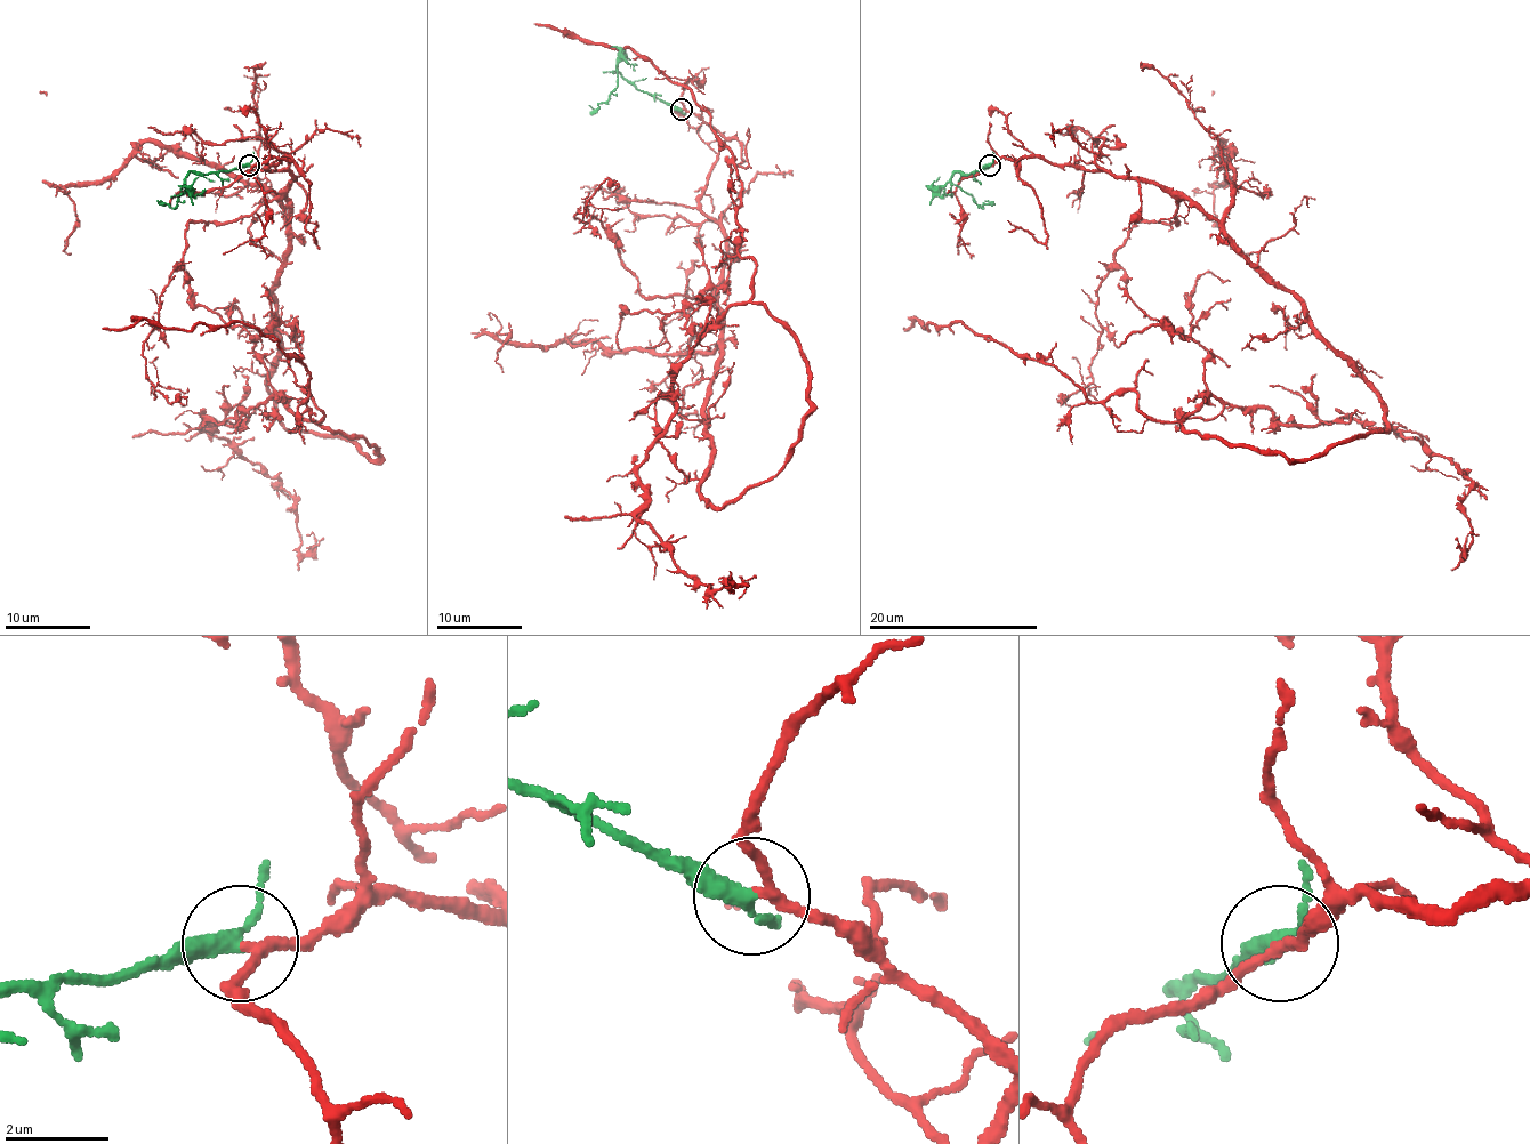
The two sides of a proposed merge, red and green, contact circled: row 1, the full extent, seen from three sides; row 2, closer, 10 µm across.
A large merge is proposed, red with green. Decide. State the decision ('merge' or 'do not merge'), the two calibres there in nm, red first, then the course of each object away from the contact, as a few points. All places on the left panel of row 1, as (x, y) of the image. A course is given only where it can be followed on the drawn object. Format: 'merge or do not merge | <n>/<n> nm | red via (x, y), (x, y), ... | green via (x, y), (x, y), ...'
merge | 190/300 nm | red via (249, 166), (291, 158), (279, 420), (378, 458), (276, 397), (206, 418), (306, 534) | green via (249, 166), (206, 174), (191, 172), (185, 178), (185, 191), (172, 208), (158, 202)

